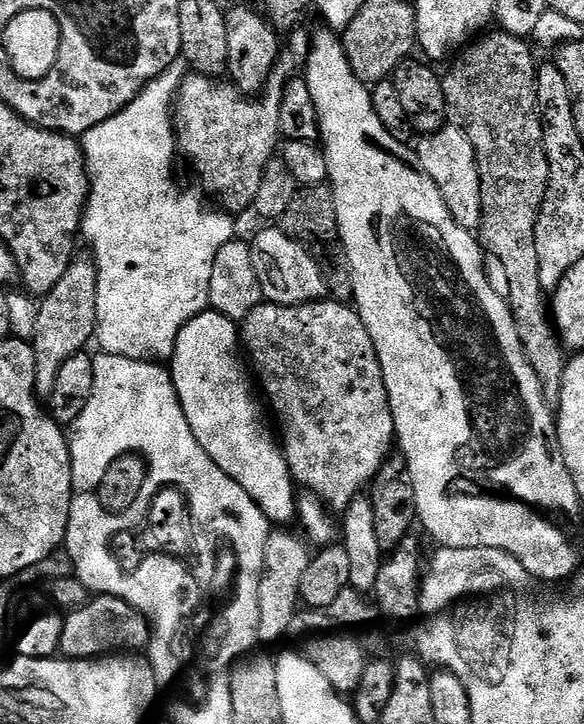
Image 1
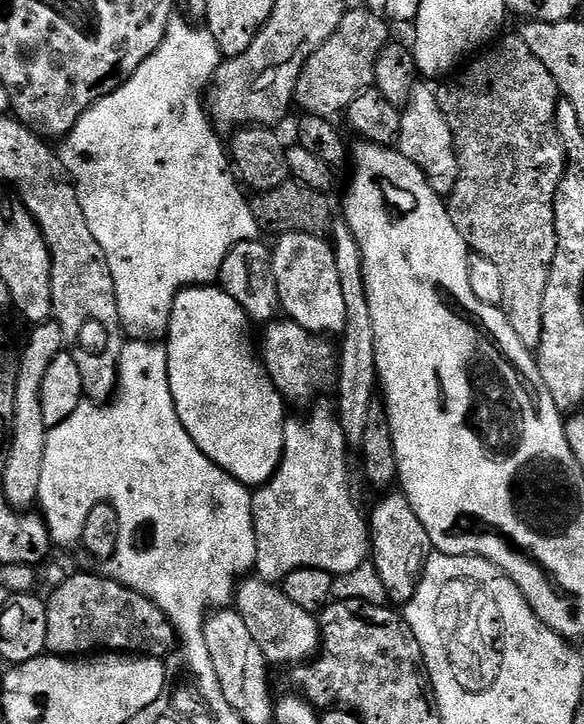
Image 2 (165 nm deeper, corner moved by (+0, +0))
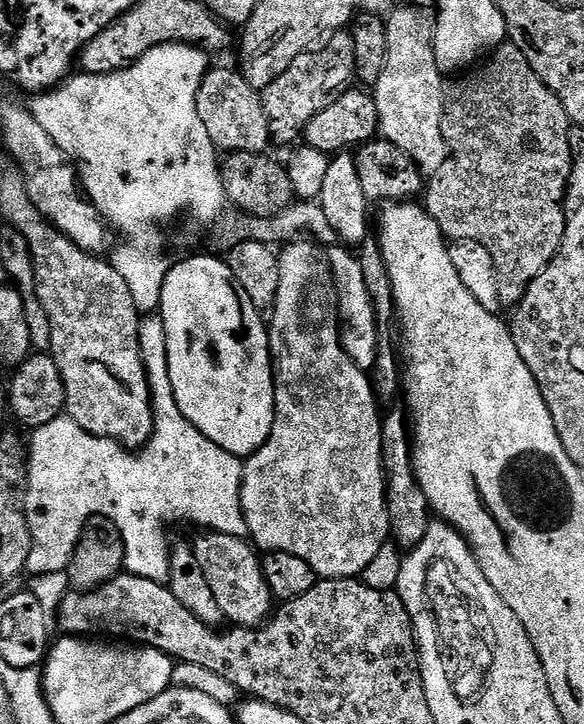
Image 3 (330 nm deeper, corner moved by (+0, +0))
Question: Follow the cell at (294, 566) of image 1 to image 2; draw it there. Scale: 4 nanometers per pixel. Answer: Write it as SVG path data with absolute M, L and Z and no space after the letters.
M316 408L311 409L312 416L308 416L305 420L289 419L284 426L284 453L282 454L282 462L278 466L278 470L268 481L259 485L252 492L252 513L254 514L254 530L256 531L256 541L258 542L258 554L256 555L255 575L261 580L270 580L273 582L282 582L291 572L299 568L321 568L327 572L331 572L336 576L346 574L350 570L358 570L358 566L362 566L370 556L370 520L360 509L360 504L356 501L356 488L352 485L352 460L348 457L350 445L346 434L342 430L339 419L334 415L333 409Z

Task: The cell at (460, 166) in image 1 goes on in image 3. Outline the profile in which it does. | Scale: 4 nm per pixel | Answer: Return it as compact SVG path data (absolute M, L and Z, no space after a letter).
M411 6L395 7L386 17L386 23L388 26L388 57L386 66L382 70L382 78L378 78L378 82L374 85L380 119L379 135L388 143L401 148L420 167L421 172L435 174L448 161L448 147L442 134L446 80L436 61L434 24L427 11Z

